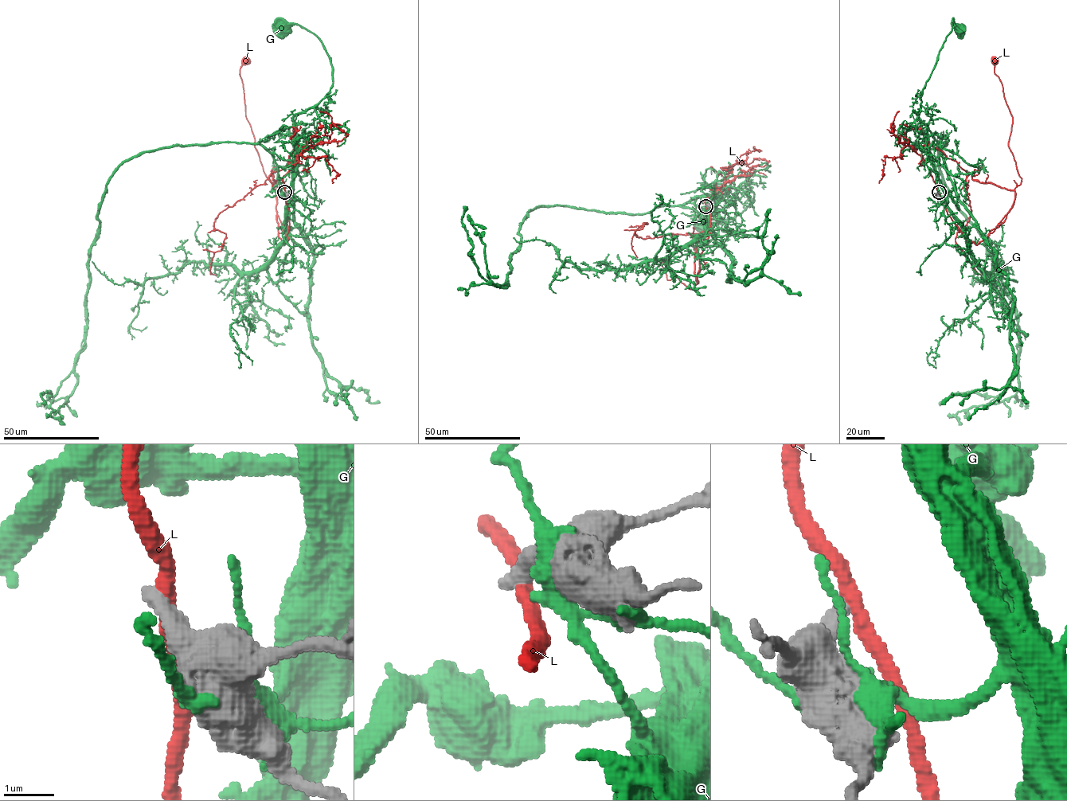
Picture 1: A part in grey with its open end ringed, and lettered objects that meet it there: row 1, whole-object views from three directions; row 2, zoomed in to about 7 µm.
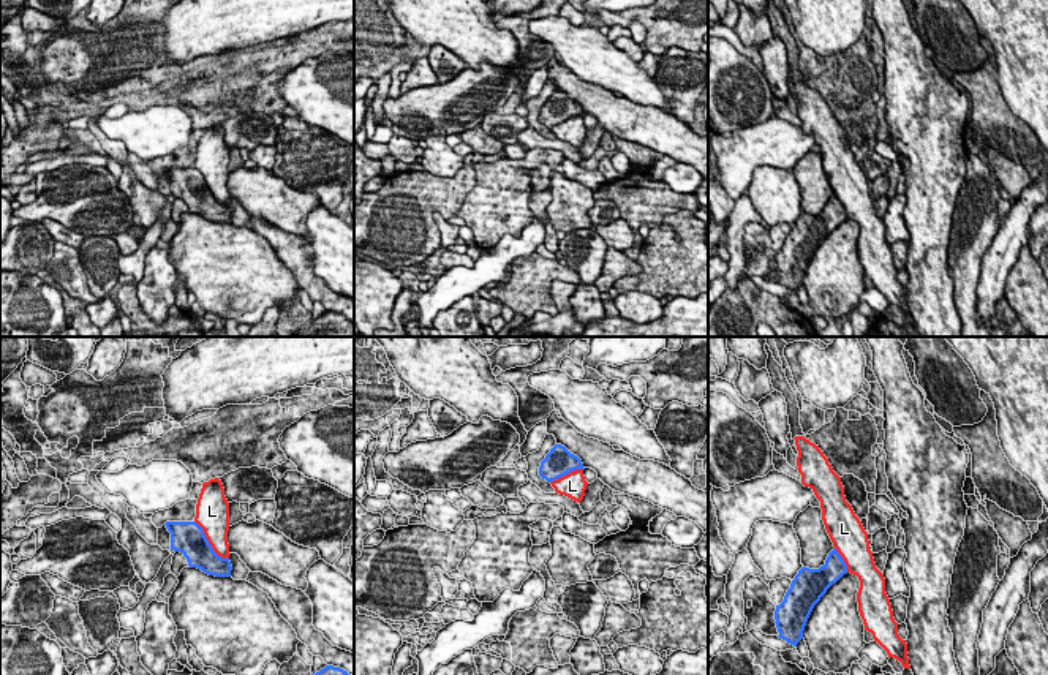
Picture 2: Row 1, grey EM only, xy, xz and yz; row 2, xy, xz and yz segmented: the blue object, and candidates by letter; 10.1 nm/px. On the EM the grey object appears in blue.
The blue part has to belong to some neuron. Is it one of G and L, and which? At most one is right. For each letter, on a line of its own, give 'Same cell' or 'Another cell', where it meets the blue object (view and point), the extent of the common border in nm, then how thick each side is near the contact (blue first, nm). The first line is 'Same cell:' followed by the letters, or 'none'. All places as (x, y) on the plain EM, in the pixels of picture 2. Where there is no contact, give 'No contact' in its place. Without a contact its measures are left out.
Same cell: none
G: Another cell. No contact
L: Another cell. Touches blue at xy (207, 188). Shared border 550 nm. Thickness 340 nm (blue) against 320 nm

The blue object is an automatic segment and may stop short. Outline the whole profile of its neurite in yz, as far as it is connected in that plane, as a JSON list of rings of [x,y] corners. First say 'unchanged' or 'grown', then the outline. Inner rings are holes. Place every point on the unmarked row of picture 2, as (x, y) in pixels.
unchanged | [[[836,194],[828,199],[825,210],[819,215],[803,212],[792,226],[784,247],[776,251],[778,283],[797,292],[803,285],[803,277],[814,251],[844,220],[847,220],[847,212]]]

